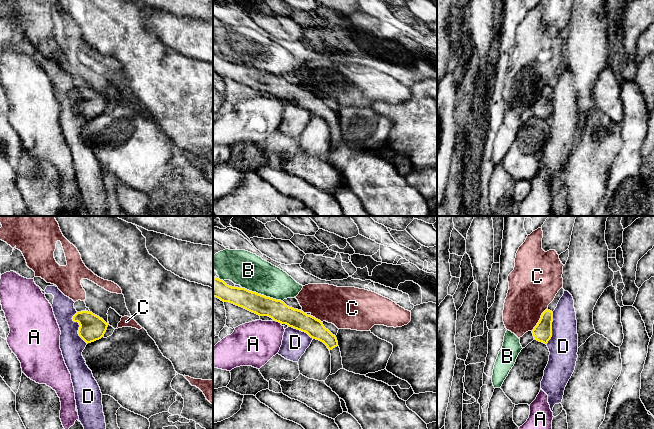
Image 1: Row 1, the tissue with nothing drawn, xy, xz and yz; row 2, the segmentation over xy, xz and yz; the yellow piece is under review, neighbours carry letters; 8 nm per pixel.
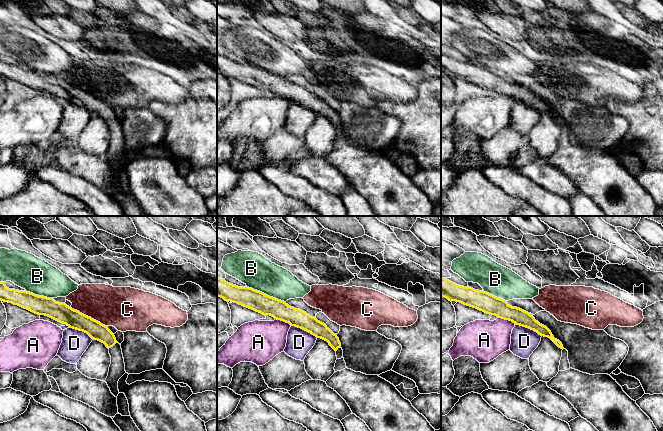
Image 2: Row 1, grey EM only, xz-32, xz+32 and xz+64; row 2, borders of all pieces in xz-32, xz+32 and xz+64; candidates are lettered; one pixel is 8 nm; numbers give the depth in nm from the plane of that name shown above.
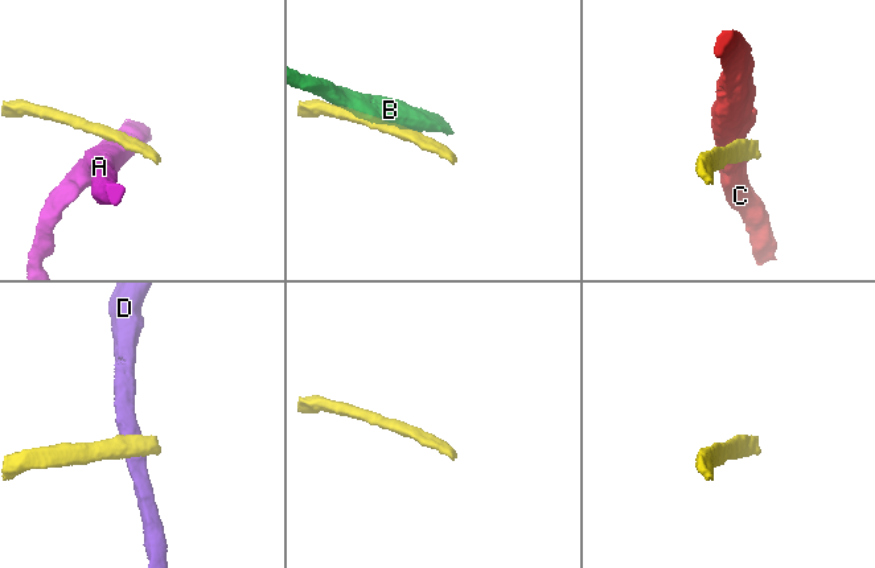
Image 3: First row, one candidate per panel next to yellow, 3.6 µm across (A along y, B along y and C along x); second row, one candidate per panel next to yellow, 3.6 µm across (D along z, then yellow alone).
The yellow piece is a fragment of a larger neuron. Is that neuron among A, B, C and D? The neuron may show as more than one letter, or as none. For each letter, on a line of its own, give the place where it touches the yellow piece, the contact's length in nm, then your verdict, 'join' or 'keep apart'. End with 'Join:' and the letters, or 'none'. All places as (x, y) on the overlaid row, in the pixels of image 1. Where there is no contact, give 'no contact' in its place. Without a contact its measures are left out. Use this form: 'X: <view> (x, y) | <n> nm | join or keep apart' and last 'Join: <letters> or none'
A: xz (278, 321) | 70 nm | keep apart
B: xz (262, 295) | 340 nm | keep apart
C: yz (540, 319) | 220 nm | keep apart
D: xy (79, 327) | 280 nm | keep apart
Join: none

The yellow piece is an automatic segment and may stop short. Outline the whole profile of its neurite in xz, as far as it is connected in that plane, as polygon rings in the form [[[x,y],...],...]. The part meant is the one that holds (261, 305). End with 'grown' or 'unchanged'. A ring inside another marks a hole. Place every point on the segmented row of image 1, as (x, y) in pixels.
[[[213,277],[213,297],[242,307],[259,316],[268,316],[274,321],[307,333],[311,338],[323,342],[331,354],[331,373],[343,368],[338,341],[323,323],[301,310],[287,306],[276,300],[245,288],[232,287],[223,280]]]; grown

